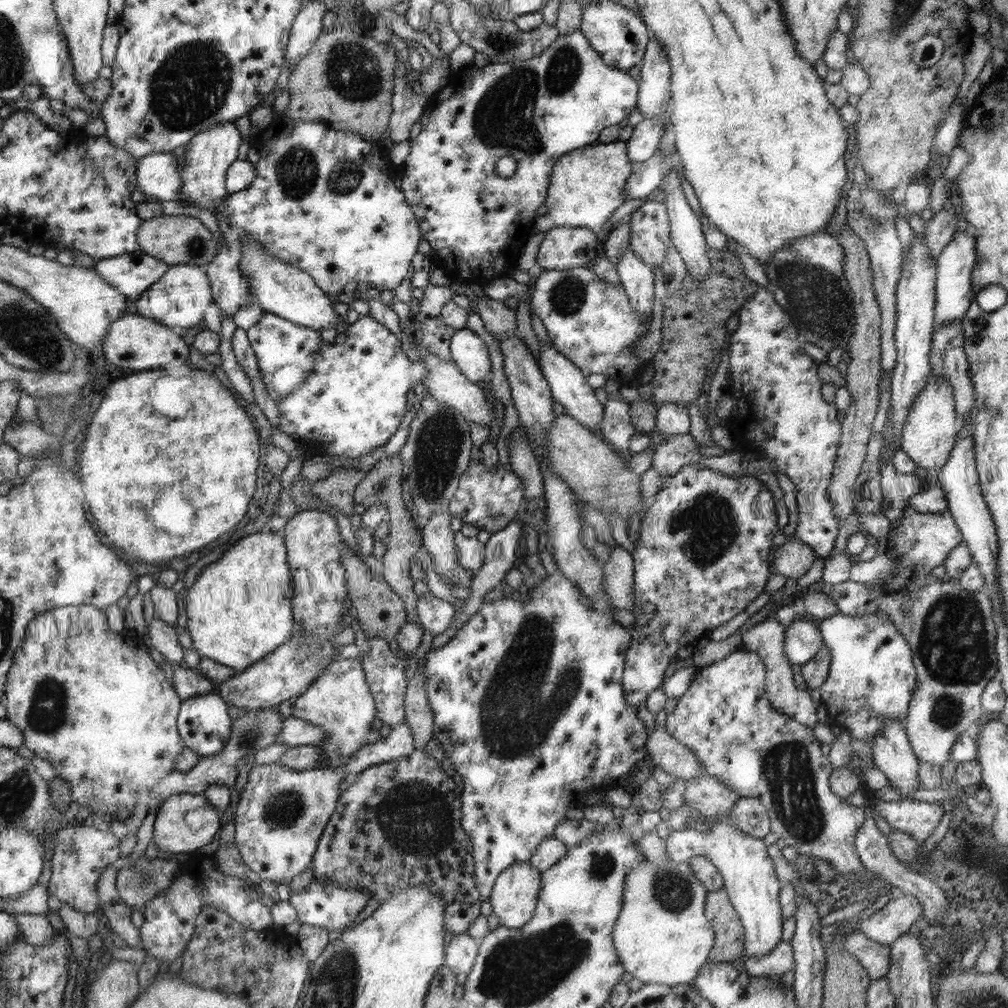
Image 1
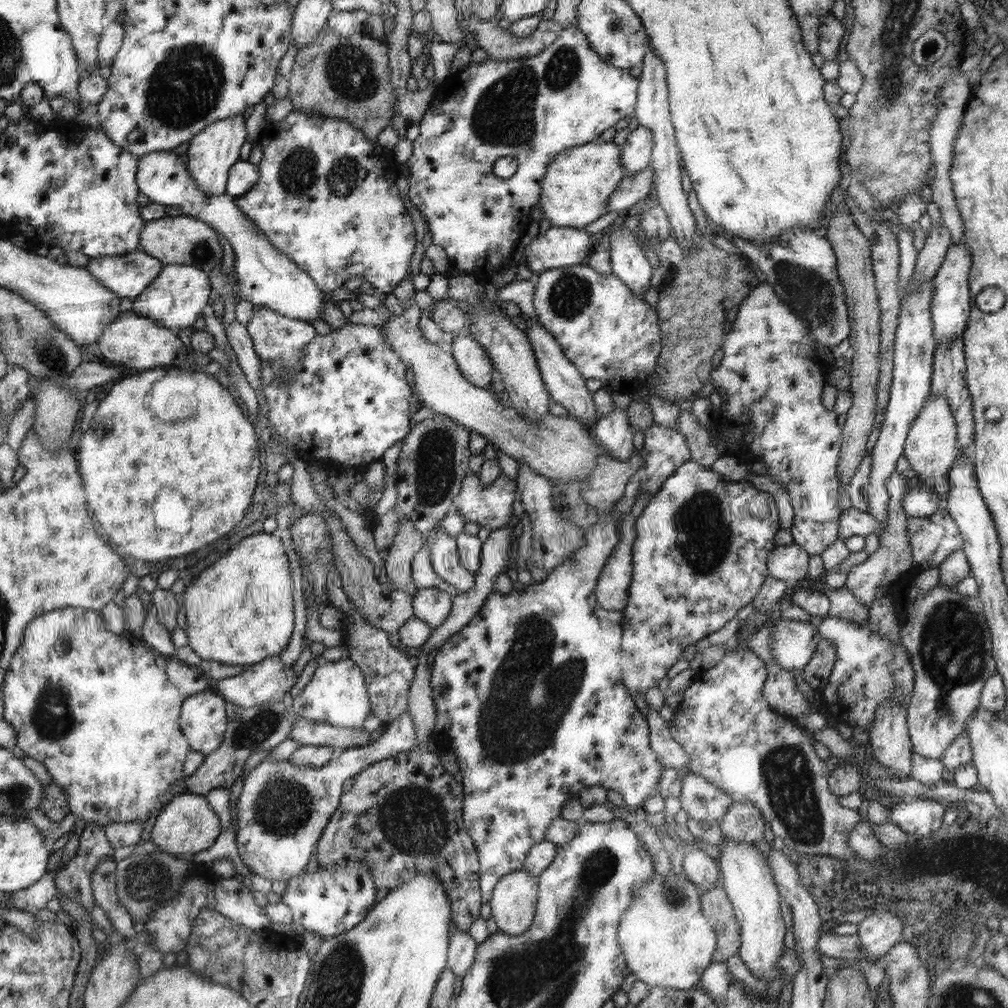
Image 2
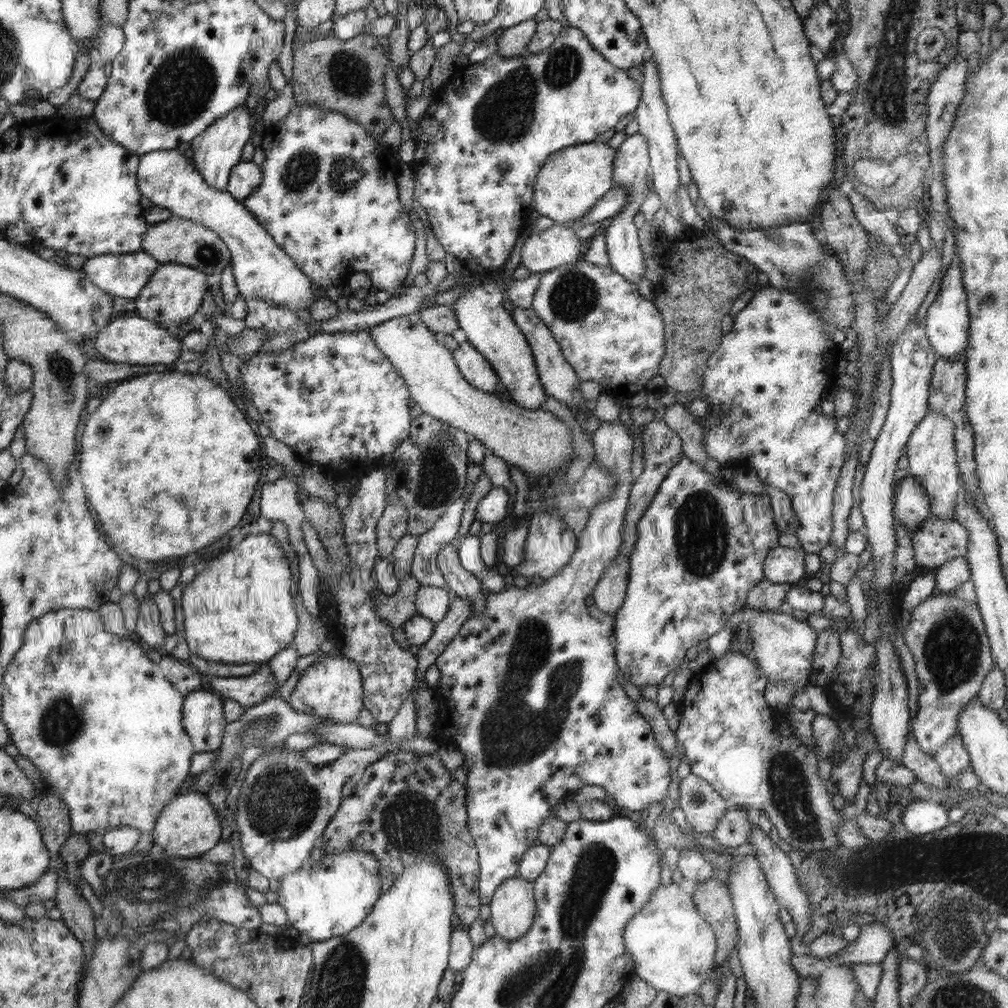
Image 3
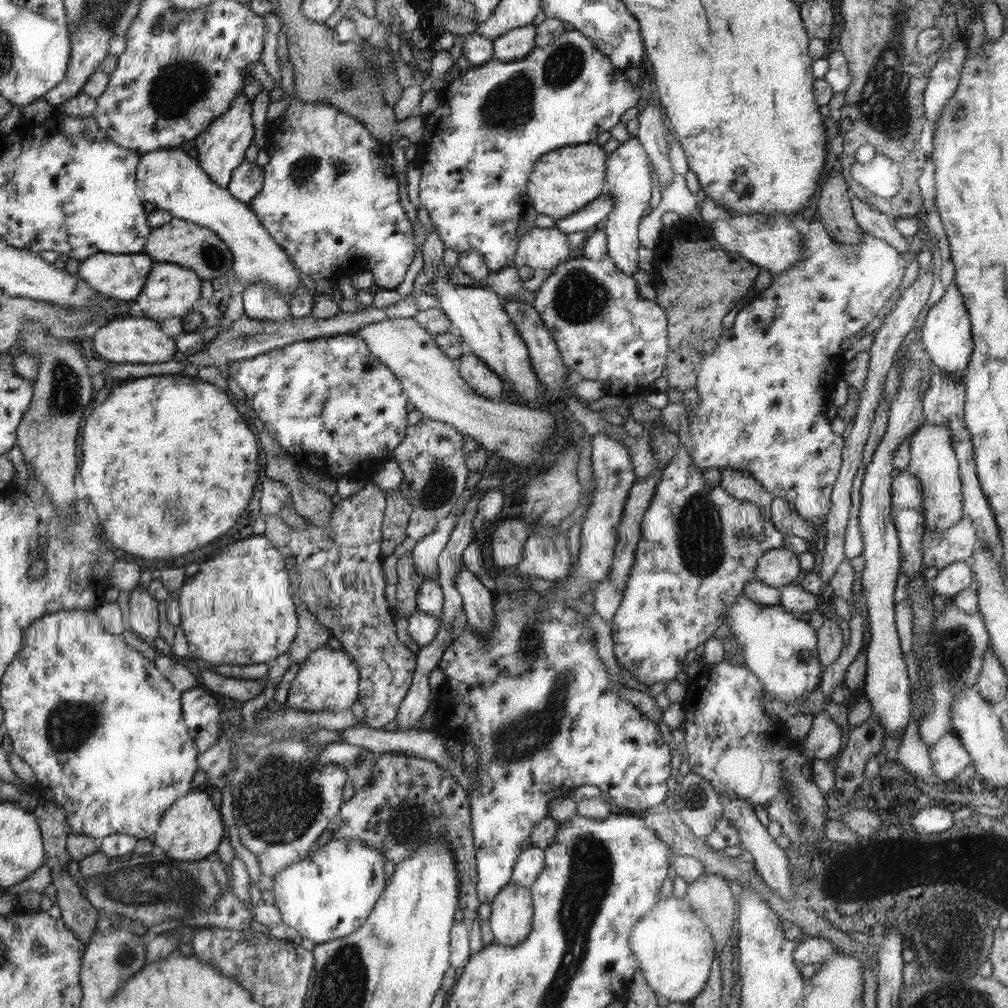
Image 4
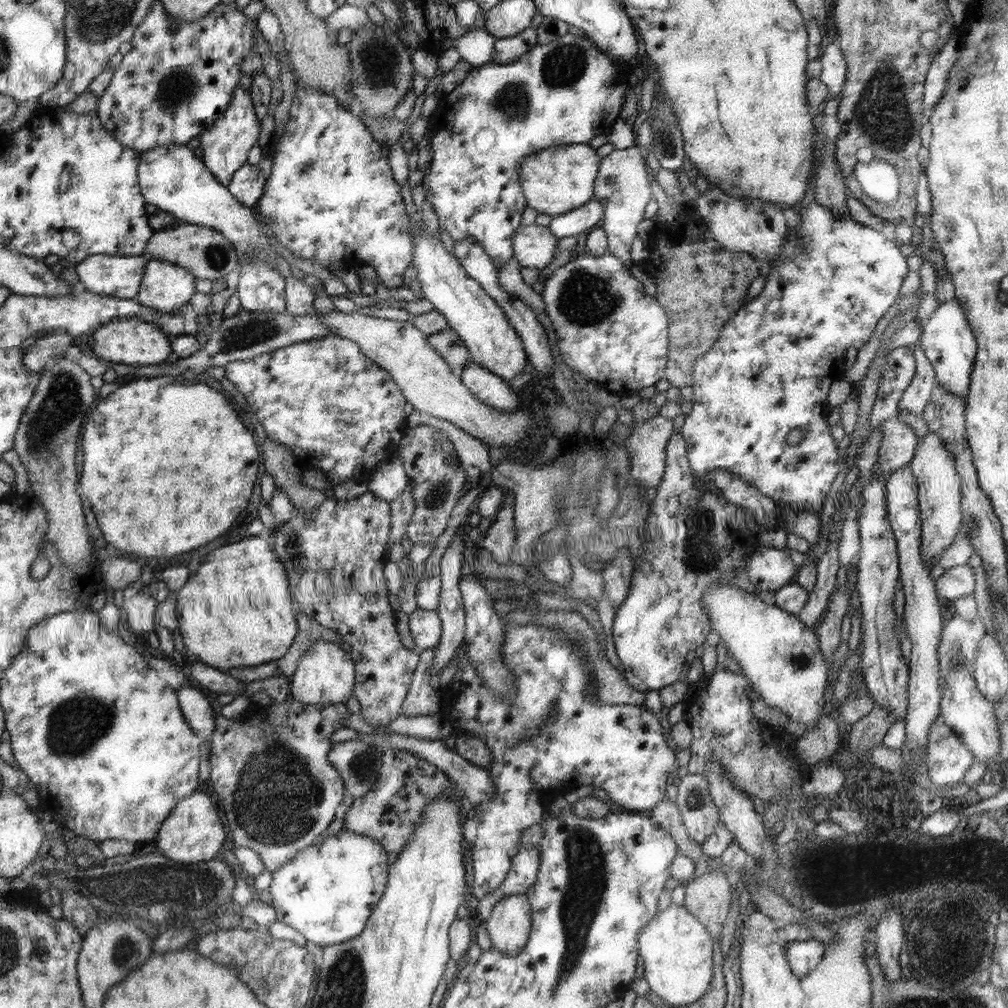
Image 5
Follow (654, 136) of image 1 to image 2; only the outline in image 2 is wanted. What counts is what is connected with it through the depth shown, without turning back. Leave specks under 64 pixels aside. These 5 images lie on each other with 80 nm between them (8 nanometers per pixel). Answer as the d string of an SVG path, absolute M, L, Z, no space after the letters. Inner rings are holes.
M639 126L631 130L626 141L620 145L621 165L625 176L636 174L651 164L654 139L649 128Z

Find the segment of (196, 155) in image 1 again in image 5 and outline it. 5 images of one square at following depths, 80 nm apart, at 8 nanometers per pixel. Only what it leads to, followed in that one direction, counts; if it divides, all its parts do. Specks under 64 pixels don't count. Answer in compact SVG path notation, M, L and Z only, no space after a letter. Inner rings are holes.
M237 86L233 93L232 104L225 110L222 118L214 122L210 129L205 130L200 138L200 156L204 158L208 169L226 186L233 180L233 174L246 164L246 154L252 146L258 142L258 132L260 132L260 123L256 120L254 103L250 93L242 86Z

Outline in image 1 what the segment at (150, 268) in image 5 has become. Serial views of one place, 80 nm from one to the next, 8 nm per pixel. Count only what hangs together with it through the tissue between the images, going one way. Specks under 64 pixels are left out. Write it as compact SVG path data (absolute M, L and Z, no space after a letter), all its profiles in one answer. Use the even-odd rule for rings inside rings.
M169 265L170 274L154 286L154 290L148 290L135 304L139 315L145 315L145 318L153 319L155 322L162 323L170 329L178 328L184 331L198 326L202 322L204 310L212 302L210 298L210 283L208 274L201 266L192 265Z

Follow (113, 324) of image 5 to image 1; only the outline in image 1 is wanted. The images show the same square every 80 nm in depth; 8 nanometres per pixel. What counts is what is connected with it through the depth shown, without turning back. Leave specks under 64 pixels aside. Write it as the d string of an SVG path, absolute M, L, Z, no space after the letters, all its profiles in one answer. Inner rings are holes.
M128 311L115 321L114 326L109 327L102 351L110 364L142 372L130 374L110 384L82 444L77 474L86 478L85 497L89 517L97 522L97 529L116 549L128 552L125 555L131 559L166 562L186 556L188 552L214 542L244 518L254 496L258 480L256 470L260 466L260 440L254 428L256 422L252 422L232 392L224 388L224 384L210 371L188 368L182 372L182 376L176 376L176 372L156 370L158 374L164 374L154 380L152 388L150 370L180 366L183 362L180 354L188 354L188 344L168 326L145 318L145 315Z

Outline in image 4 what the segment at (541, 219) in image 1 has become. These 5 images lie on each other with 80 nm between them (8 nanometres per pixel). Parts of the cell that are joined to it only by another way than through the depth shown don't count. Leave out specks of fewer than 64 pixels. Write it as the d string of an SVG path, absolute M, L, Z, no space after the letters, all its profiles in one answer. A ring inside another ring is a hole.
M586 143L585 145L564 146L543 154L531 172L528 191L531 206L537 214L551 216L555 221L576 214L596 201L605 190L606 161L608 152L602 145Z

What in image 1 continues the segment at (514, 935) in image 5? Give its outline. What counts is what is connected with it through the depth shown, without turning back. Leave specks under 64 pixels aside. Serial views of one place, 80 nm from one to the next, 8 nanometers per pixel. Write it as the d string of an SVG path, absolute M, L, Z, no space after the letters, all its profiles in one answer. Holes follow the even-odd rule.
M520 862L497 879L489 898L500 924L520 928L528 924L540 900L541 872L530 862Z

